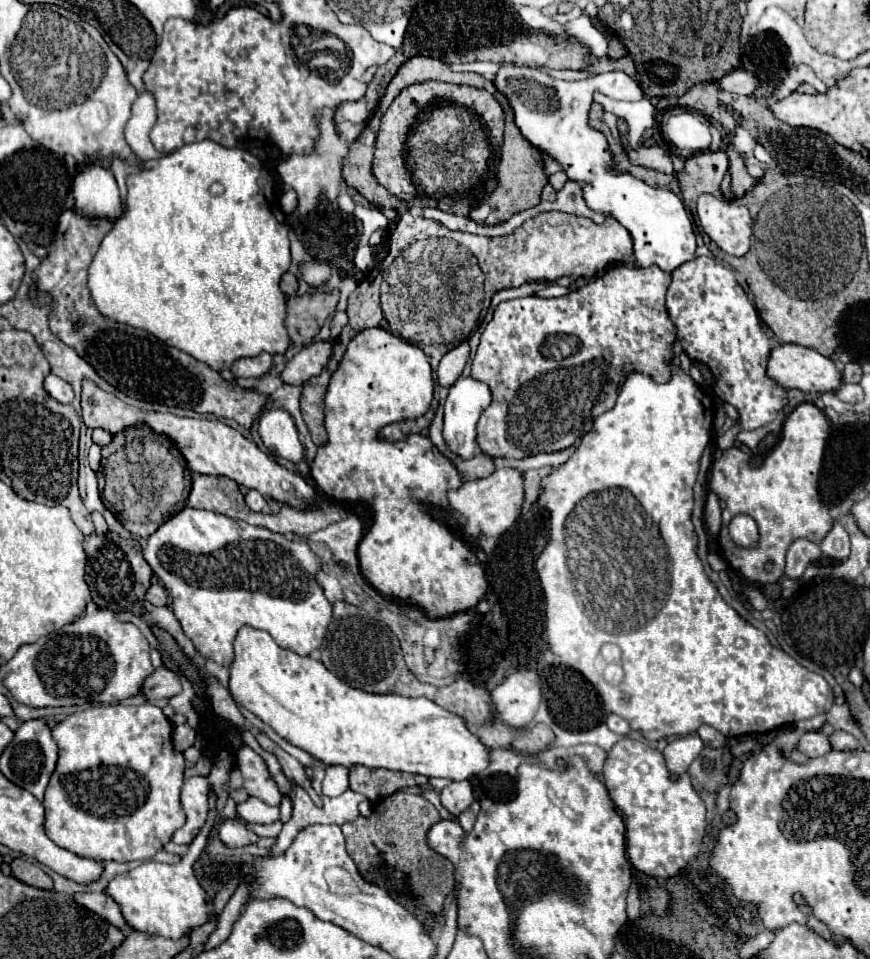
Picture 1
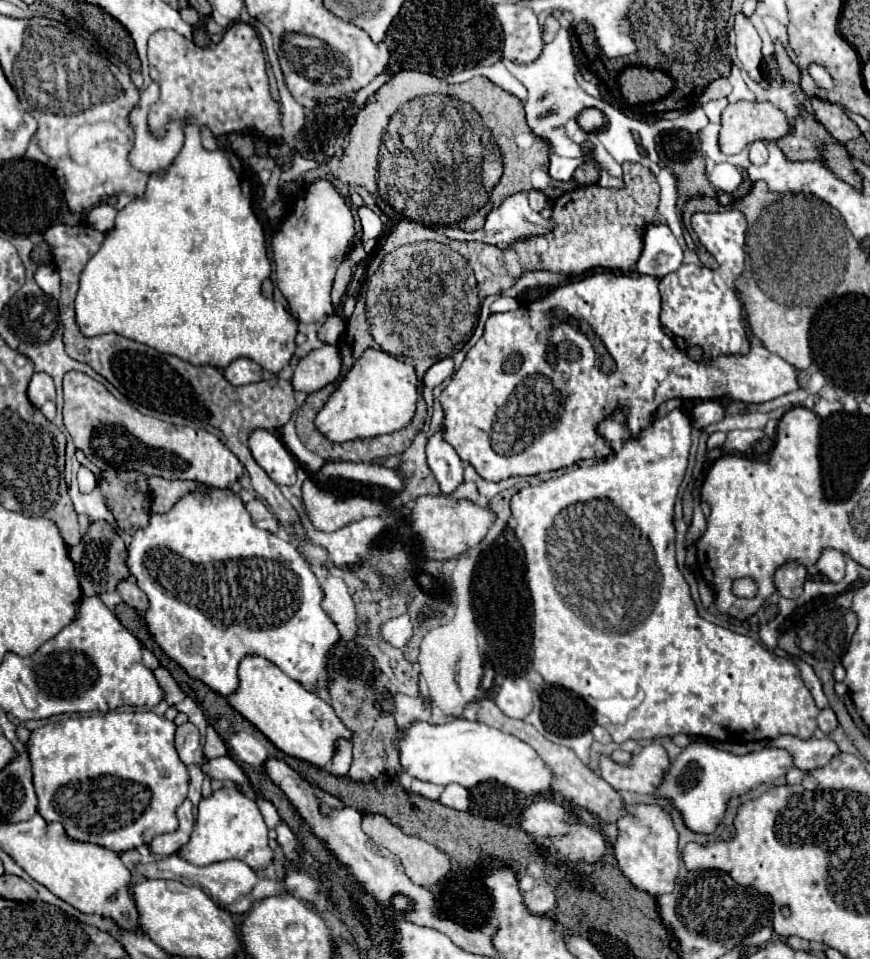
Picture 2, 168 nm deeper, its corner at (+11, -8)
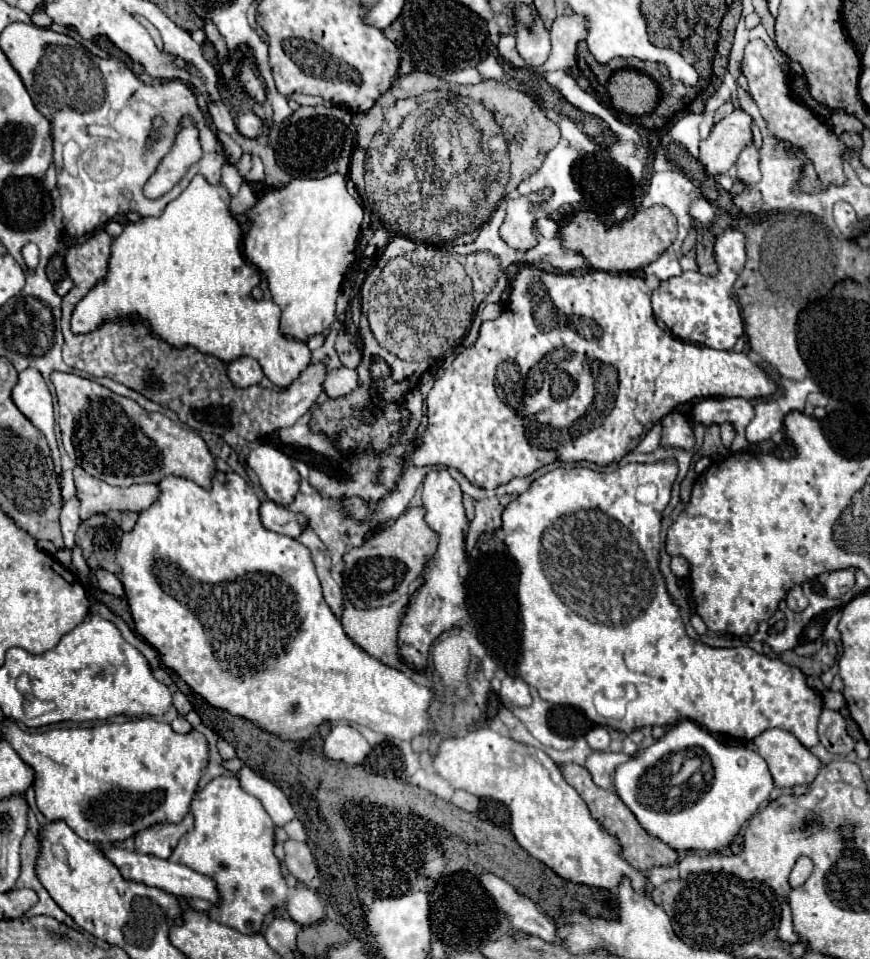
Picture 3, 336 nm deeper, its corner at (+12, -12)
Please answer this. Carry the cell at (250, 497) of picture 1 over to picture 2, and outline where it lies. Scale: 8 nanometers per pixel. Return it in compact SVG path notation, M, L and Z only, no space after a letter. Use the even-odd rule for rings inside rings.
M252 500L246 504L250 516L252 516L252 522L258 526L258 528L264 528L268 532L278 532L278 520L272 516L272 512L264 506L264 502L260 500ZM274 520L276 520L276 526L274 526Z

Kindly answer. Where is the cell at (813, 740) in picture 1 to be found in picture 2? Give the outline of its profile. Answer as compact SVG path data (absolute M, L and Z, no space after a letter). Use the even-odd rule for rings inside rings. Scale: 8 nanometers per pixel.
M694 740L670 762L660 786L654 790L652 798L666 798L682 816L688 830L696 834L712 834L722 822L728 802L738 798L760 784L770 784L784 776L792 766L792 758L780 748L762 748L750 754L734 754L718 750L710 742Z

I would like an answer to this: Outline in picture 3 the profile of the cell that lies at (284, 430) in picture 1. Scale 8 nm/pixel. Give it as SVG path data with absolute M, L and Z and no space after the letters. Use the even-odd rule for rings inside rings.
M257 444L247 456L247 466L257 474L269 500L281 506L293 502L299 492L299 472L281 450L269 444Z

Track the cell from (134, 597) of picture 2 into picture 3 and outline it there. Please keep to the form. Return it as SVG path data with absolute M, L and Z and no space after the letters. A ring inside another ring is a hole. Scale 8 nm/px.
M93 570L93 576L99 580L101 590L105 590L107 594L117 596L117 598L123 598L123 596L125 596L123 584L121 584L121 580L119 580L115 574L111 574L111 572L107 572L107 570Z

